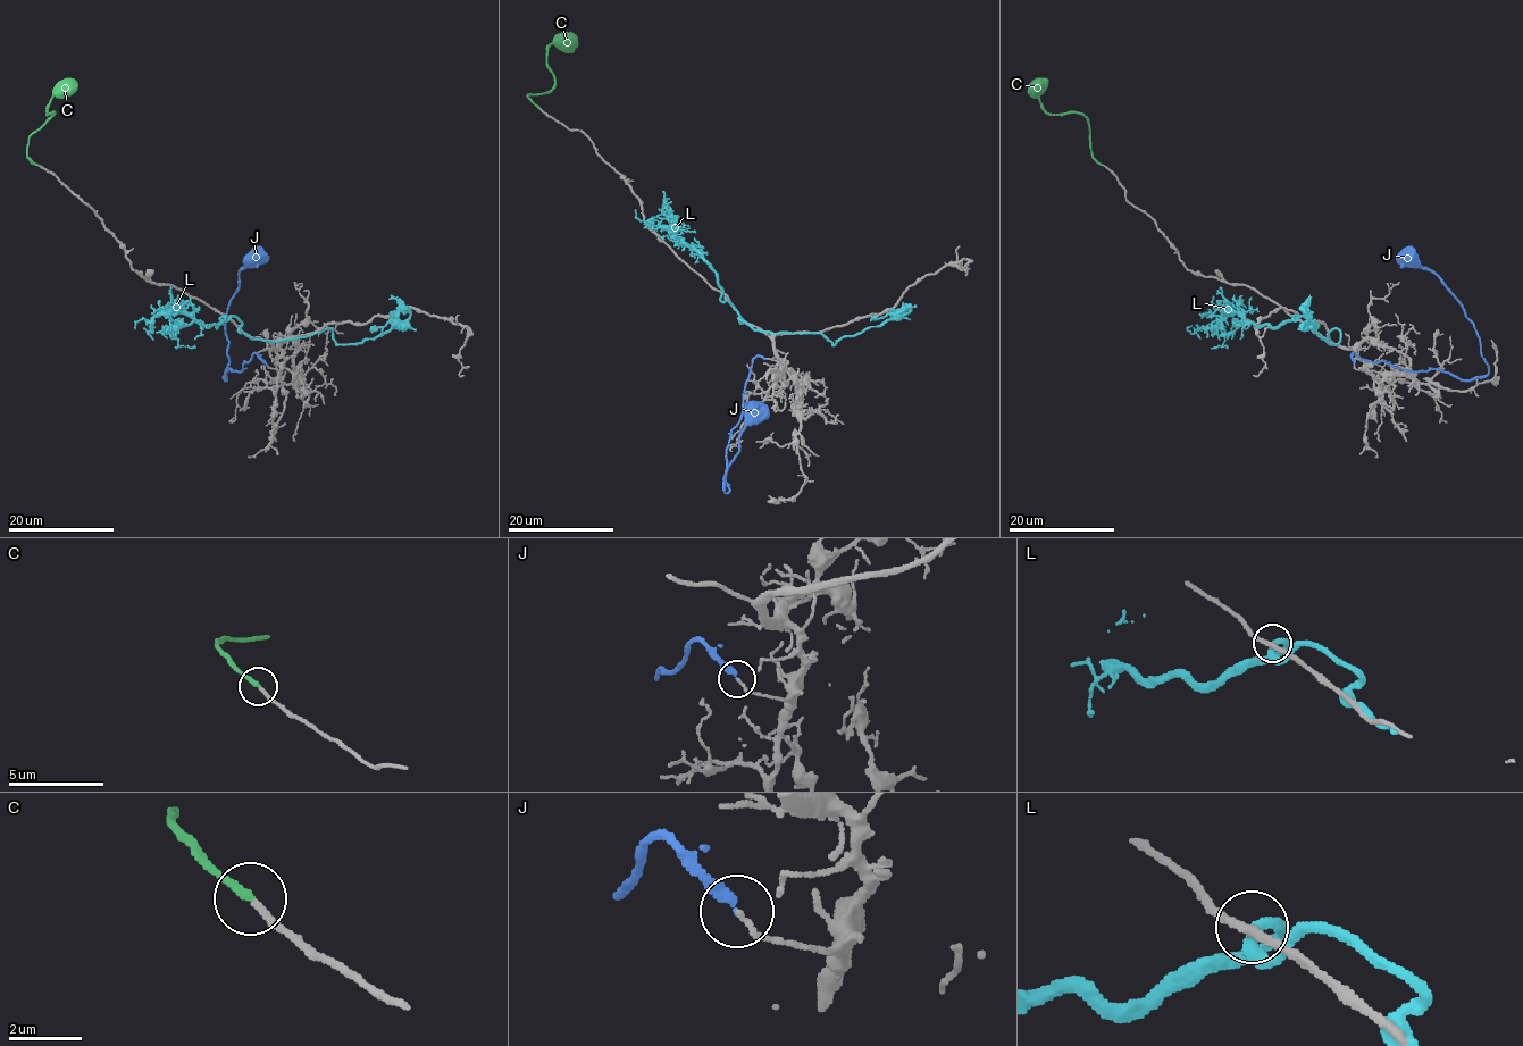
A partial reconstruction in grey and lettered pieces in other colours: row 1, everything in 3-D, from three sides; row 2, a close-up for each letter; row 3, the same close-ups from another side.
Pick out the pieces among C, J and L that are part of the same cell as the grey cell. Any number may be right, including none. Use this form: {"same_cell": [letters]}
{"same_cell": ["C"]}

